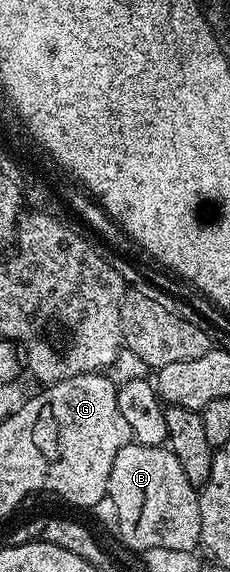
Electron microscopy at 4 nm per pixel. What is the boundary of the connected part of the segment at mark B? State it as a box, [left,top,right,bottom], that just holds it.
[107,442,202,554]

